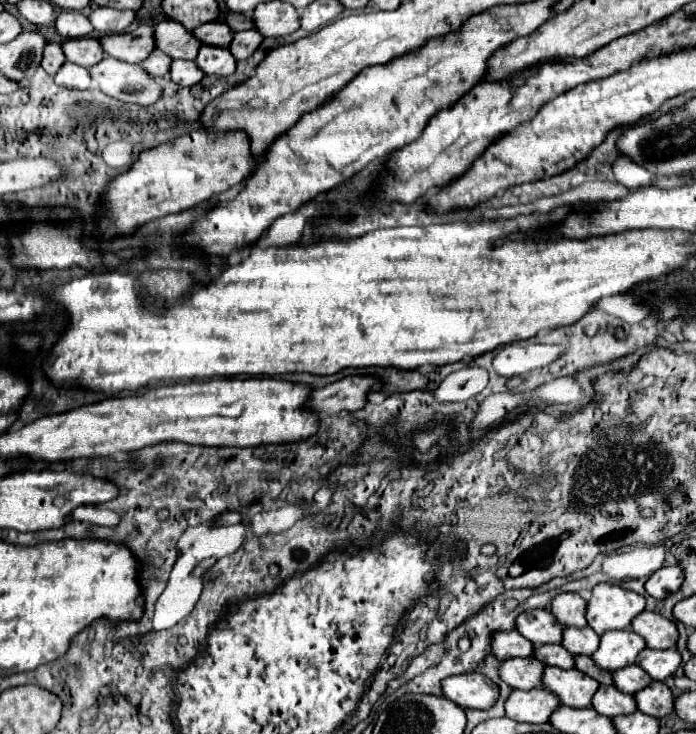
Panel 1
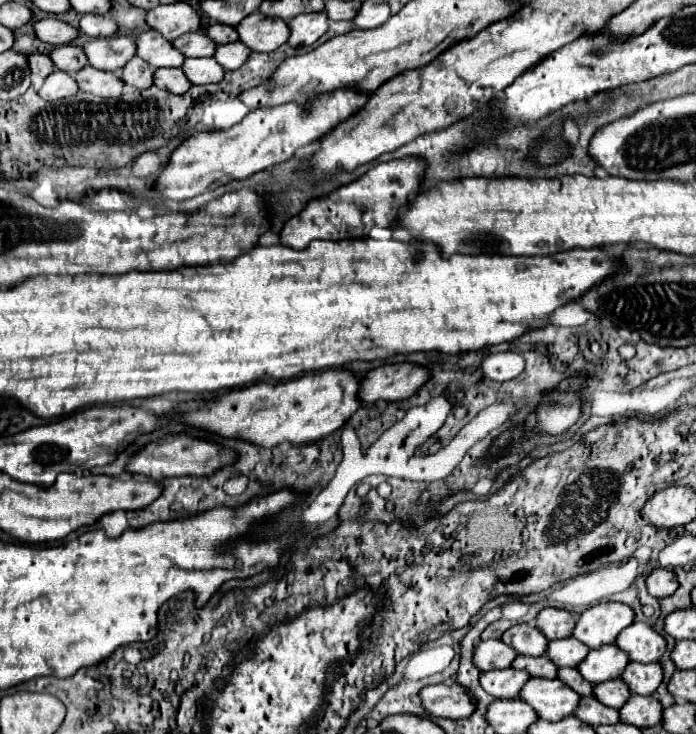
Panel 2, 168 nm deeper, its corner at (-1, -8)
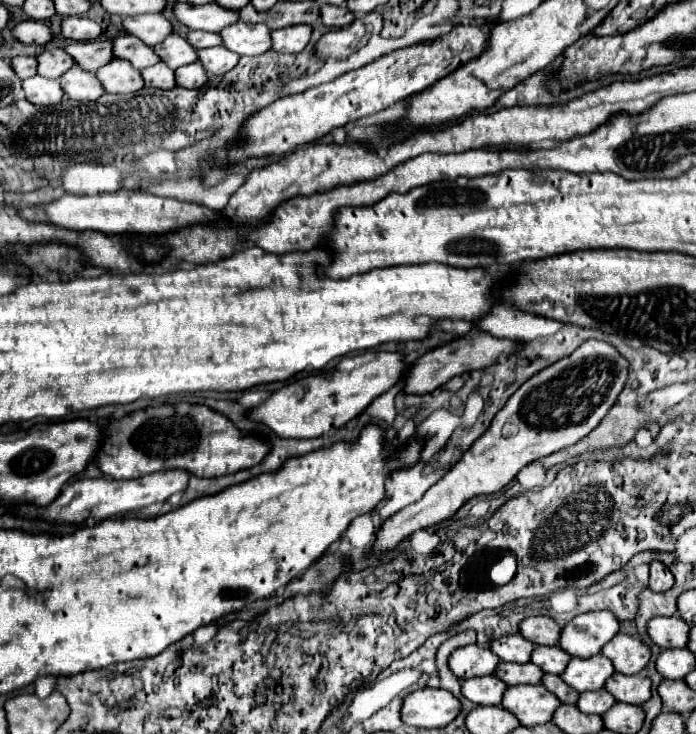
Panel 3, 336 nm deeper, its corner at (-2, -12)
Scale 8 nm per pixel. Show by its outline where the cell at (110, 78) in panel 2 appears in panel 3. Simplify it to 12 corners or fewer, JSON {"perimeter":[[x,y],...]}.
{"perimeter":[[79,66],[59,82],[71,100],[91,102],[105,94],[99,78]]}

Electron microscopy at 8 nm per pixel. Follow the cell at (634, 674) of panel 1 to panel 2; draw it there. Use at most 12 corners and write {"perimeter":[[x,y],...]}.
{"perimeter":[[620,678],[596,684],[600,704],[620,710],[630,698]]}

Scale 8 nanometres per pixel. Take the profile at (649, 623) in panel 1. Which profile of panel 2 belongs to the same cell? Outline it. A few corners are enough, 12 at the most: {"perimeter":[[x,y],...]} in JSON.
{"perimeter":[[632,622],[618,634],[630,662],[658,662],[666,640]]}

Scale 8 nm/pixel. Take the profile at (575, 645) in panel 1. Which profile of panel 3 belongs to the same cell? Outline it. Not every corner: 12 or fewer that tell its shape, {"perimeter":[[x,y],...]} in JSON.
{"perimeter":[[537,646],[531,656],[543,672],[563,674],[571,656],[559,646]]}

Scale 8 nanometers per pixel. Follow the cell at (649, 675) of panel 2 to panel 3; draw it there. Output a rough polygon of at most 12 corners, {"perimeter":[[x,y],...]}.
{"perimeter":[[613,674],[605,690],[617,702],[643,704],[651,698],[645,674]]}

